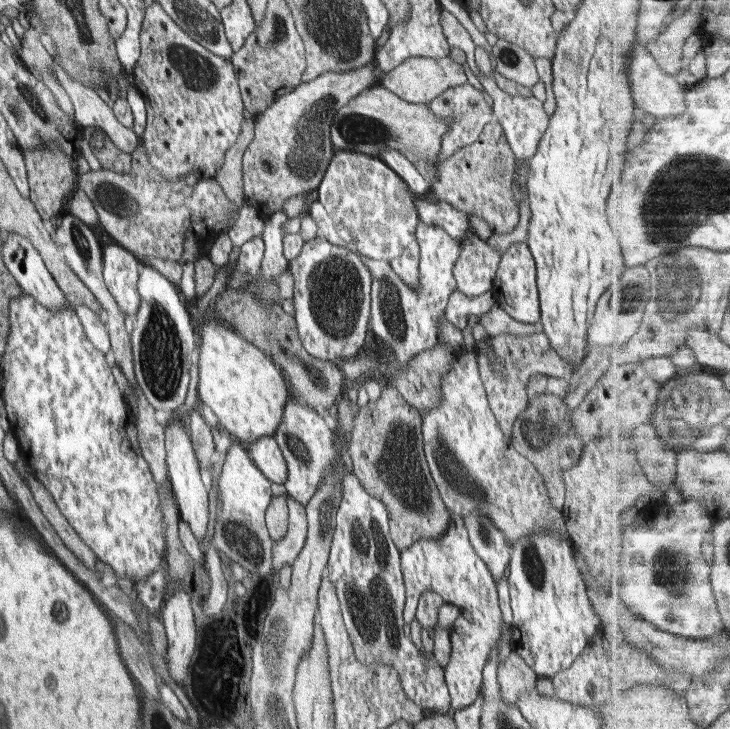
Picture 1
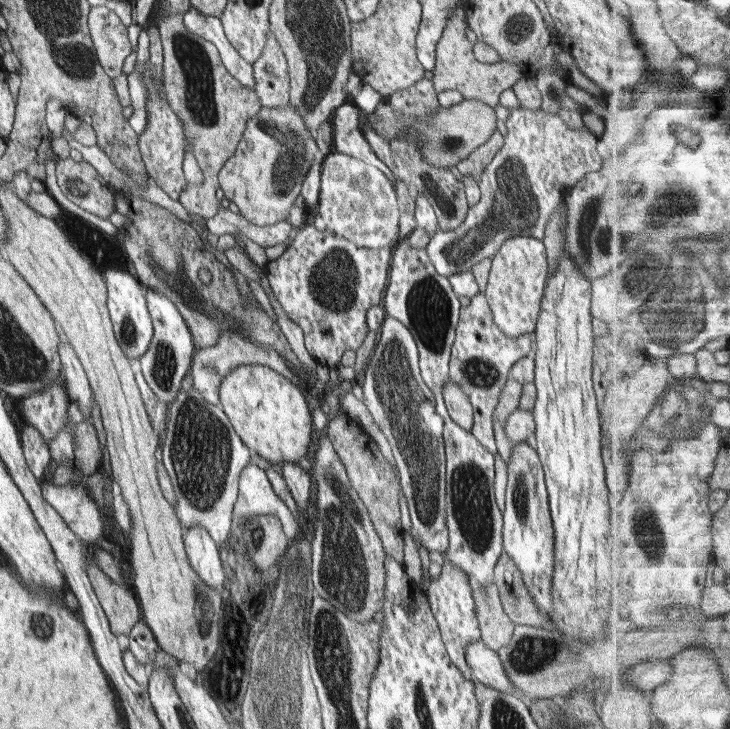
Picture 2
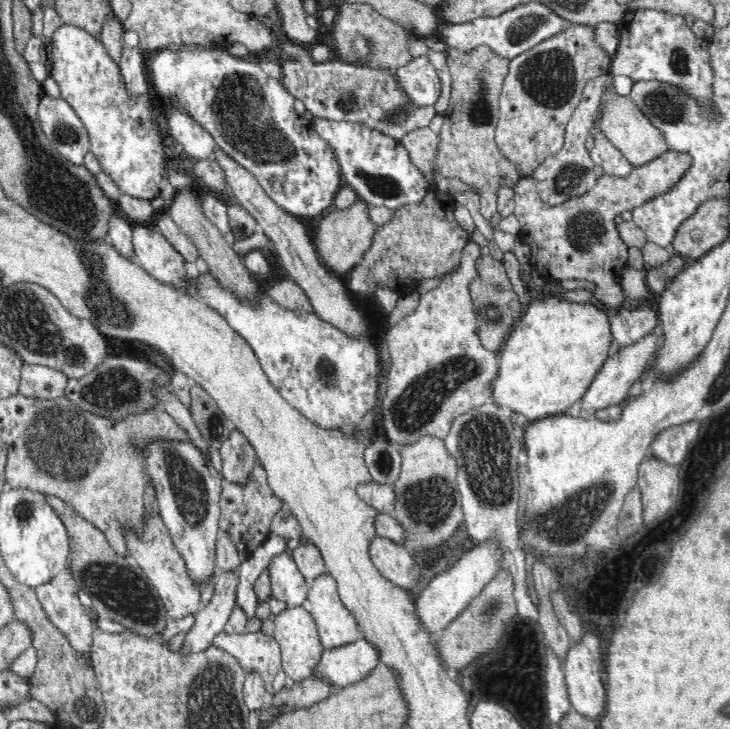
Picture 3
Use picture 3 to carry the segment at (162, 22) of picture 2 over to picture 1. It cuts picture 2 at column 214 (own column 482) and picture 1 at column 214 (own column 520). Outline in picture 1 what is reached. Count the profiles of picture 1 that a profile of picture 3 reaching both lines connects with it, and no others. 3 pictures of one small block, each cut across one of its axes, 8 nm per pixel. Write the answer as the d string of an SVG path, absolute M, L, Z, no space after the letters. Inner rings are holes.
M247 110L243 115L245 116L244 126L242 126L244 130L242 130L238 142L226 151L224 164L213 176L213 179L222 186L226 198L230 202L234 202L234 206L238 206L239 209L242 209L245 204L244 182L242 182L243 156L248 144L254 138L256 119L256 116Z

